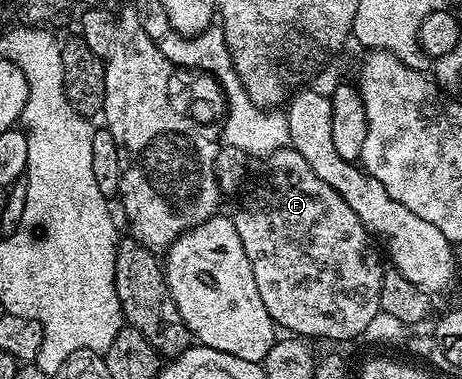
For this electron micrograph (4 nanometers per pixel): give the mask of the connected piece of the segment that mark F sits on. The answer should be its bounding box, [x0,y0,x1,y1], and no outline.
[232,146,384,340]

